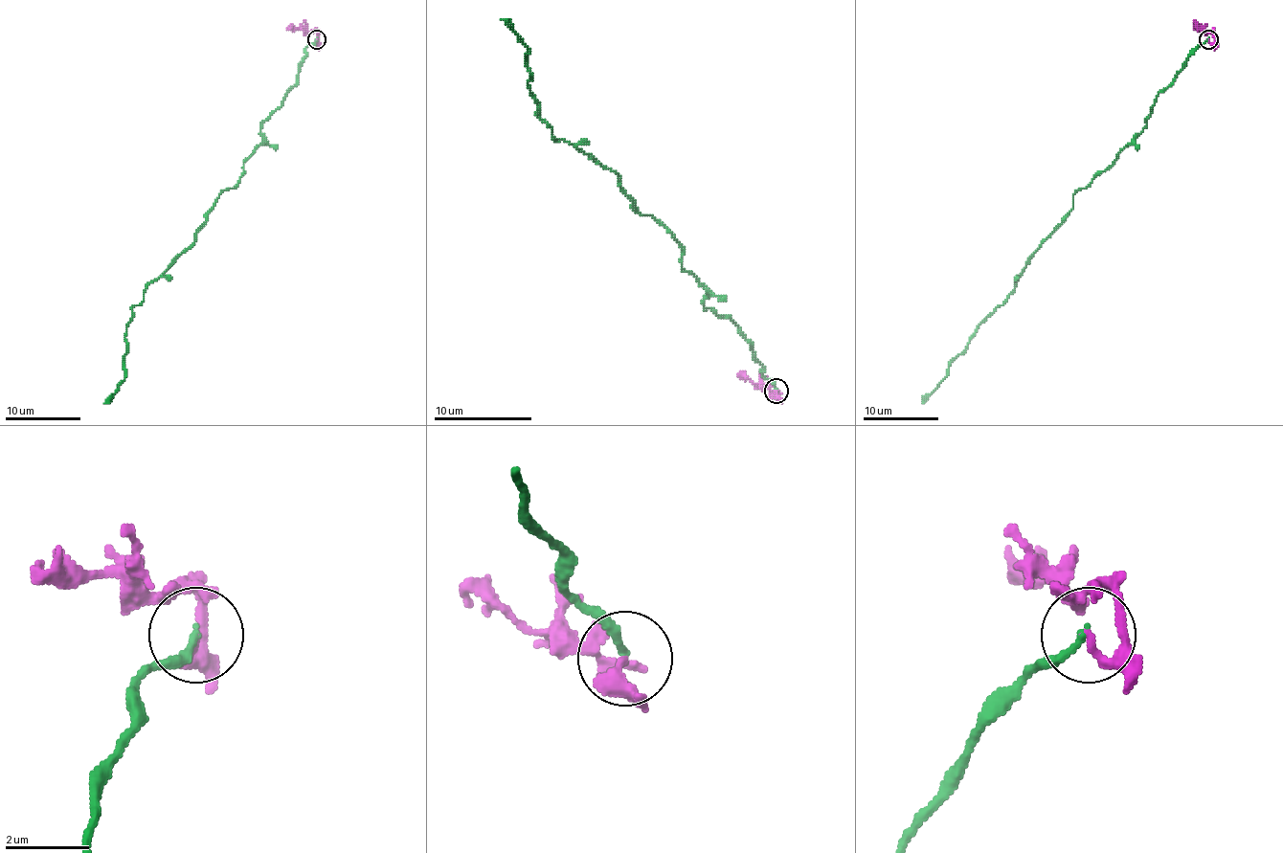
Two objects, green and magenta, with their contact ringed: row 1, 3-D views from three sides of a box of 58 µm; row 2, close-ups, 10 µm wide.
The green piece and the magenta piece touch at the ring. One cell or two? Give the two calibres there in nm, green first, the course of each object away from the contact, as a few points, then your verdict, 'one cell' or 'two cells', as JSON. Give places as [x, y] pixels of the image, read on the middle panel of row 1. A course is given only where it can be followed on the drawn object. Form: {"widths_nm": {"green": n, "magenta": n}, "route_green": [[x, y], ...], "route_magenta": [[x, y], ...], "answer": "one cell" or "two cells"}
{"widths_nm": {"green": 180, "magenta": 160}, "route_green": [[776, 389], [735, 325], [706, 310], [677, 239], [537, 115], [528, 46], [501, 19]], "route_magenta": [[776, 391], [775, 393], [776, 398], [737, 376]], "answer": "two cells"}

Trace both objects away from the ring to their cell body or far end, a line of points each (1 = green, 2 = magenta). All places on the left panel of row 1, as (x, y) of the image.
1: (317, 39), (262, 123), (262, 143), (239, 180), (132, 308), (124, 380), (103, 403)
2: (317, 39), (315, 43), (315, 32), (286, 30)

